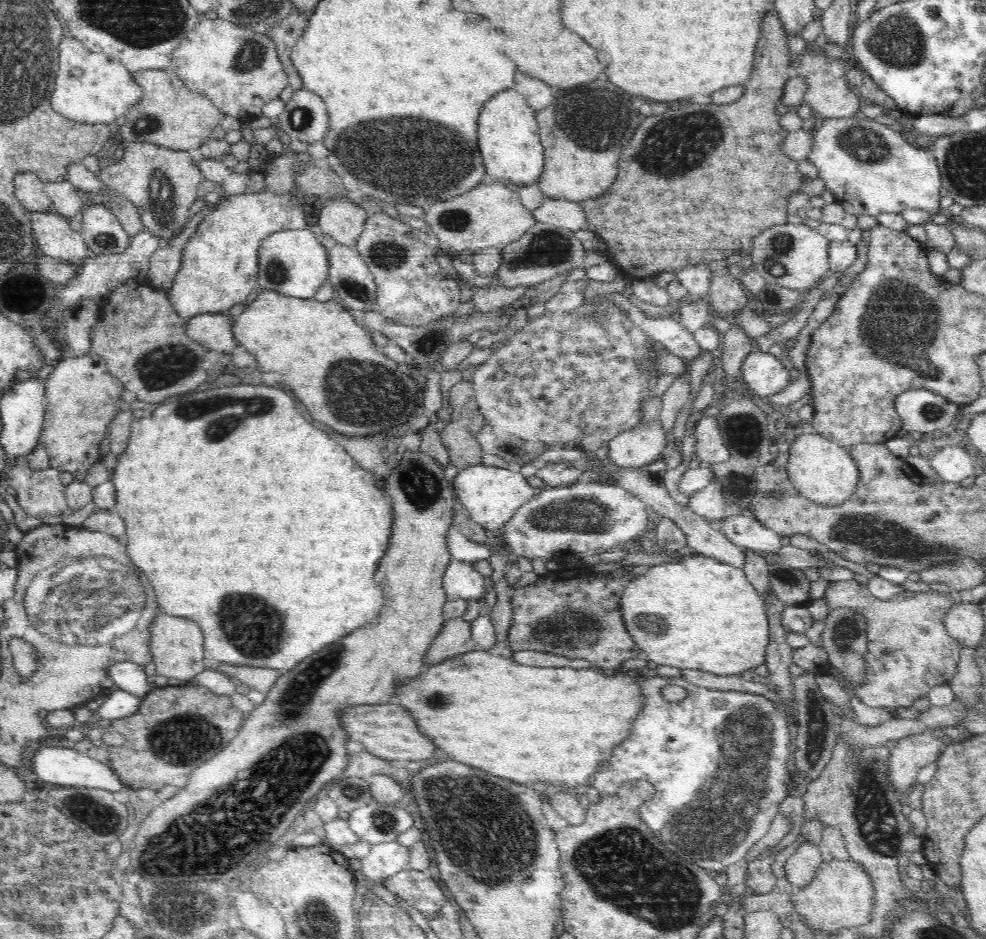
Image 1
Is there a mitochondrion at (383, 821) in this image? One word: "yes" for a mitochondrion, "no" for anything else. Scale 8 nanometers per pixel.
yes

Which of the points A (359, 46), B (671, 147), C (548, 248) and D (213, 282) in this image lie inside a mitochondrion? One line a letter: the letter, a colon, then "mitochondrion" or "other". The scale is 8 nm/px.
A: other
B: mitochondrion
C: mitochondrion
D: other

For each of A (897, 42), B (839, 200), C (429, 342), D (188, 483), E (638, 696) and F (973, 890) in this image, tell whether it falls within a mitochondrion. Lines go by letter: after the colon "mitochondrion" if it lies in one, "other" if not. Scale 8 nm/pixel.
A: mitochondrion
B: other
C: mitochondrion
D: other
E: other
F: other

